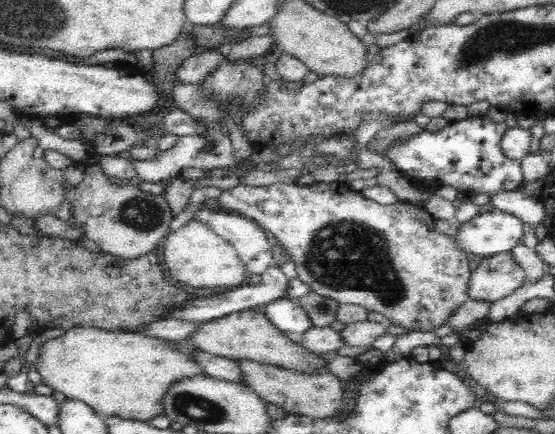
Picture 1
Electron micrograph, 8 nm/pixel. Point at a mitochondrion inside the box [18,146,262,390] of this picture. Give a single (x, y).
(142, 213)

